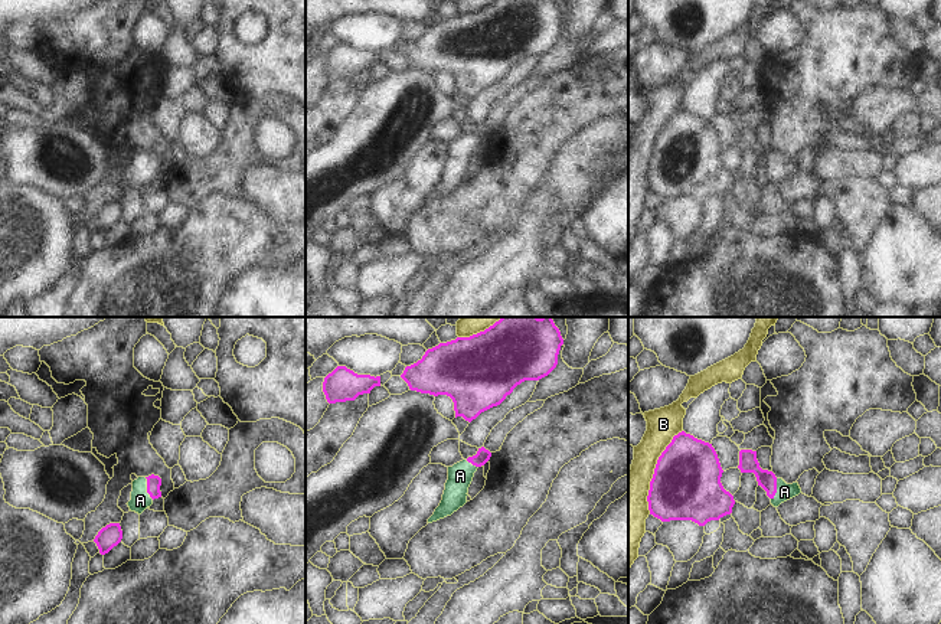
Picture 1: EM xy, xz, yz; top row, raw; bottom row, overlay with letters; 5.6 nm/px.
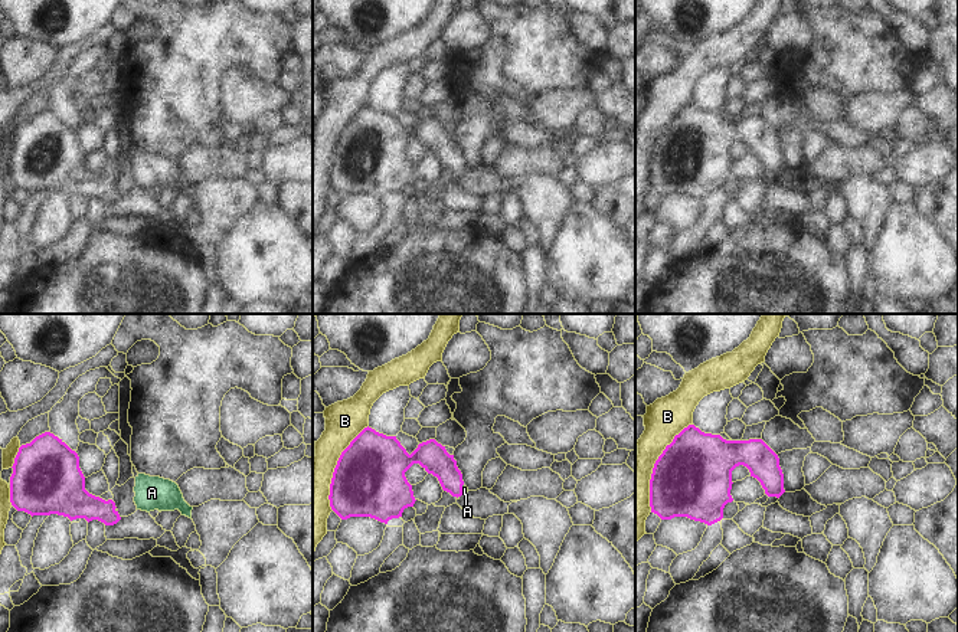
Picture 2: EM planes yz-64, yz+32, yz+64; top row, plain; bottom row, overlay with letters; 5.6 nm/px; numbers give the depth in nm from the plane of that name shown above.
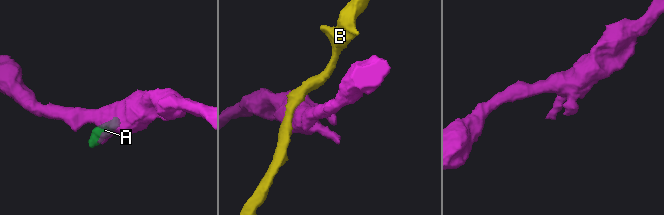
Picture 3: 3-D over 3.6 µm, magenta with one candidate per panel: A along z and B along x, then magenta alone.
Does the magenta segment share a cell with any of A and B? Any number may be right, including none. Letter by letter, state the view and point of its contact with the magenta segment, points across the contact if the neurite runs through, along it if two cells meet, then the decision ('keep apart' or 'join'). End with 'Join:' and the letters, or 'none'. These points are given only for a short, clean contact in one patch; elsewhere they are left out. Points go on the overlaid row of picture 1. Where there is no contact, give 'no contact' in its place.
A: meets magenta in xy at (147, 489); runs through xy (153, 482), (147, 489), (140, 500); join
B: meets magenta in yz at (654, 471); keep apart
Join: A

